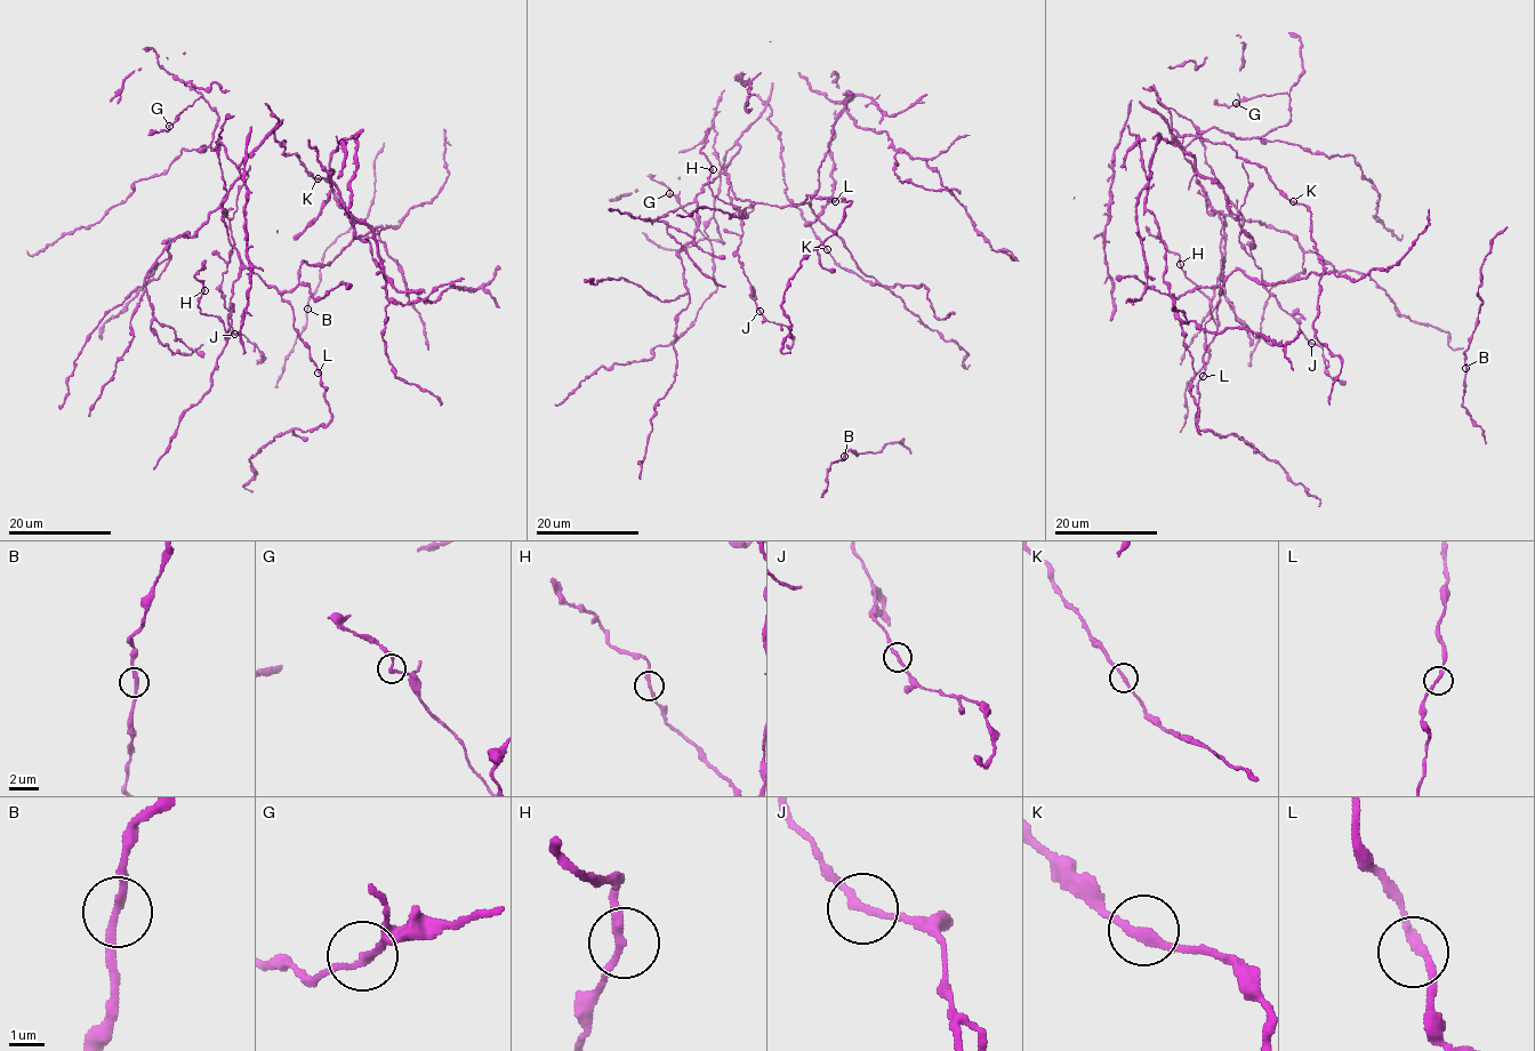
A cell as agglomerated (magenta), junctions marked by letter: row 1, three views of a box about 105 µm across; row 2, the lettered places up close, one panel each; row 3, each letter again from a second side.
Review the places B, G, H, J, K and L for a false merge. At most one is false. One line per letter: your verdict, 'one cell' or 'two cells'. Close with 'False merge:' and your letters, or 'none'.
B: one cell
G: one cell
H: one cell
J: two cells
K: one cell
L: one cell
False merge: J

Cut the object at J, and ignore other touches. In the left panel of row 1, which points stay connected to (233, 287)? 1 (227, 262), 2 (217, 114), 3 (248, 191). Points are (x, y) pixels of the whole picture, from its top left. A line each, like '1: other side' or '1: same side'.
1: other side
2: same side
3: same side

